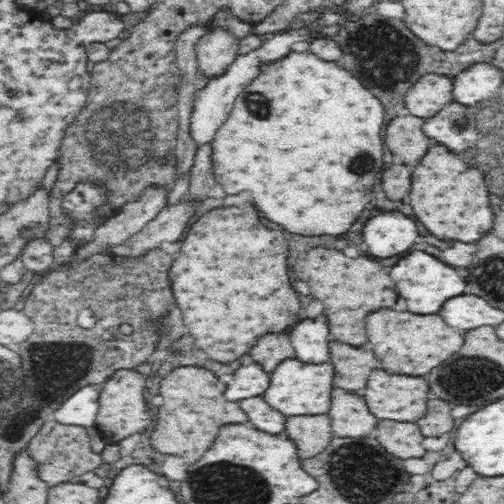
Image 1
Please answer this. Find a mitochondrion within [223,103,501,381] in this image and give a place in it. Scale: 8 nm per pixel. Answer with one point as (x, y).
(463, 123)

